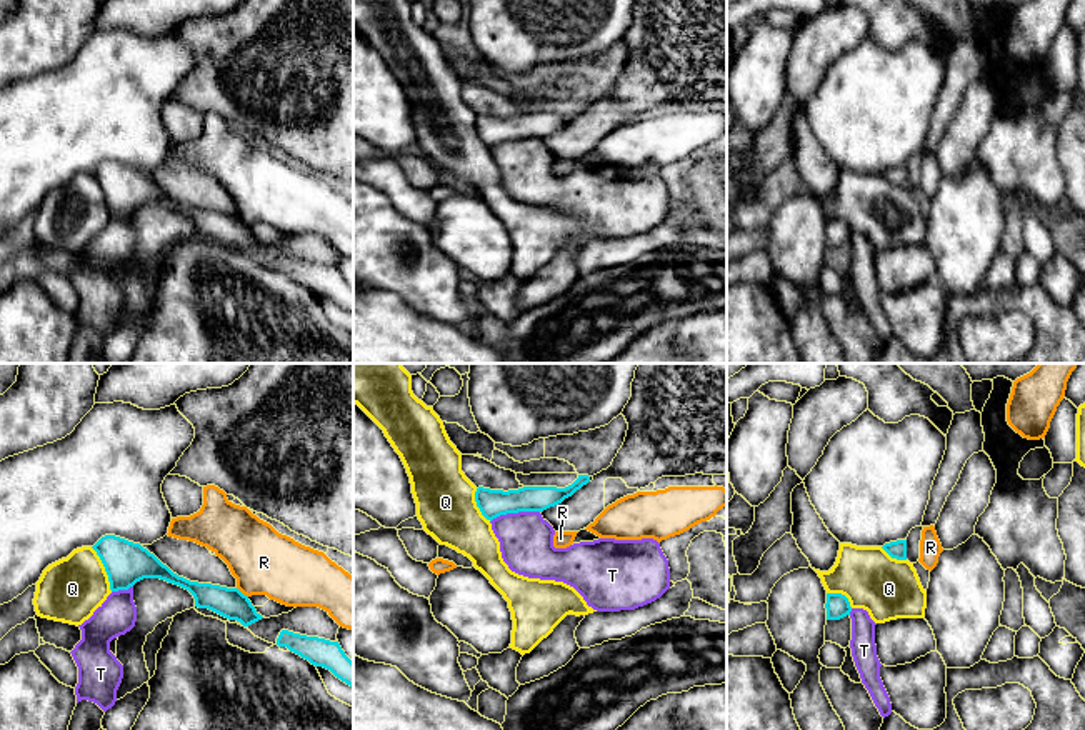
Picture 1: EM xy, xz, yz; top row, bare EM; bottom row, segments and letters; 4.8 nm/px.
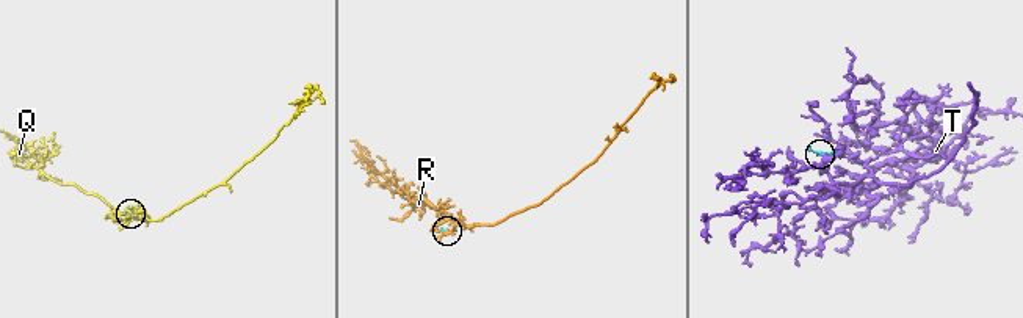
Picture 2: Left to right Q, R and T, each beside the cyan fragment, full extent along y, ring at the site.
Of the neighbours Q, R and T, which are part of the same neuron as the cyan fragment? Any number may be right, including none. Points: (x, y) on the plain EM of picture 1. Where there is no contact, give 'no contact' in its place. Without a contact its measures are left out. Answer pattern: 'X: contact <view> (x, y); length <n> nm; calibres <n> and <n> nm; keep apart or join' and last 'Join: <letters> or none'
Q: contact xy (105, 195); length 240 nm; calibres 200 and 300 nm; keep apart
R: contact xy (240, 219); length 80 nm; calibres 150 and 320 nm; keep apart
T: contact xz (514, 139); length 240 nm; calibres 140 and 260 nm; keep apart
Join: none

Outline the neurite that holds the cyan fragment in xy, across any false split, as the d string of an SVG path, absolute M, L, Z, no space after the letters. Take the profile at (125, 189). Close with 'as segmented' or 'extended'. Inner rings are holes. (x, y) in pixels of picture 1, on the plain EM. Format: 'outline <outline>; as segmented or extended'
outline M105 162L92 175L105 193L112 218L128 217L143 205L160 205L188 217L195 225L195 233L237 247L243 253L263 245L238 215L198 210L178 203L140 170Z; as segmented

